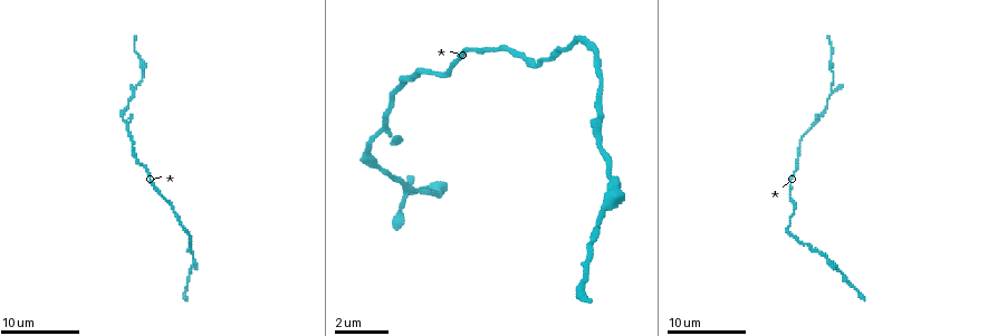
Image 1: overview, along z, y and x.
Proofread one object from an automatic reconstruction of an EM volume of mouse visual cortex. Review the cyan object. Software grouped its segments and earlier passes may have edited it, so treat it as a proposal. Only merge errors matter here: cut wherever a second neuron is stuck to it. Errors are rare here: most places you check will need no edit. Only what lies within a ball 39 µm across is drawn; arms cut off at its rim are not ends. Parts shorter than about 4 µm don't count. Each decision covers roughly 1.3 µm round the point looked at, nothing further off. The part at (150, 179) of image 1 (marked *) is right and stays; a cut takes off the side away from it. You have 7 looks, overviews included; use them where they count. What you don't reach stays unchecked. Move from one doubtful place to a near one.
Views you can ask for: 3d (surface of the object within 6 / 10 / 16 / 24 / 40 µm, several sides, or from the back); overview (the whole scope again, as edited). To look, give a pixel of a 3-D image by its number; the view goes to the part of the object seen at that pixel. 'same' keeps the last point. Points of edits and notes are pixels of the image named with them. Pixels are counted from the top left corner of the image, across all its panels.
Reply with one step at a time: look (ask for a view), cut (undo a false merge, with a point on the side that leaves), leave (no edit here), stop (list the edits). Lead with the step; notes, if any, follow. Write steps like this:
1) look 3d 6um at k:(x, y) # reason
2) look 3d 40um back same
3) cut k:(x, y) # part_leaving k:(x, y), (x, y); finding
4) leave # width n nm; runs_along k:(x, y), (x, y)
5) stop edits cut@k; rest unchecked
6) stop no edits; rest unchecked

look 3d 10um at 1:(577, 42) # calibre changes

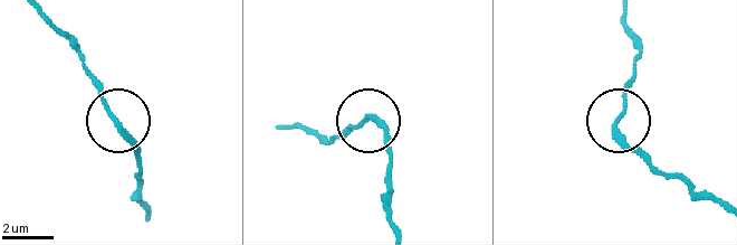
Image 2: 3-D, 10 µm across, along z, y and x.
look 3d 6um at 2:(116, 125)

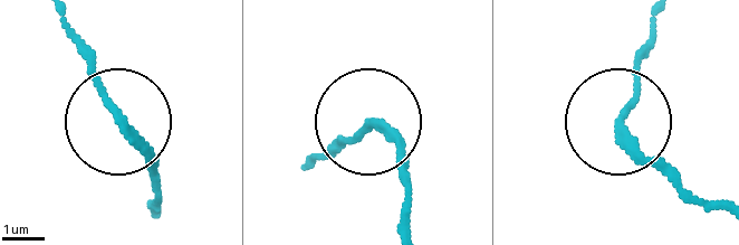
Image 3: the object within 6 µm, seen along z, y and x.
leave # one neuron here

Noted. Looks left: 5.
look 3d 10um at 1:(192, 258) # thick turns thin

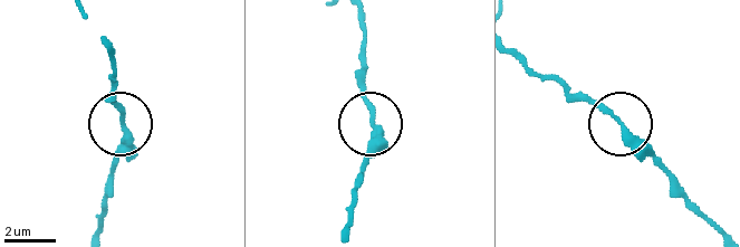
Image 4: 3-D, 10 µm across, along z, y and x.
leave # runs_along 4:(107, 45), (123, 121), (123, 146), (109, 183); continuous, no second neuron

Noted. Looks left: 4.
look 3d 10um at 1:(127, 122)

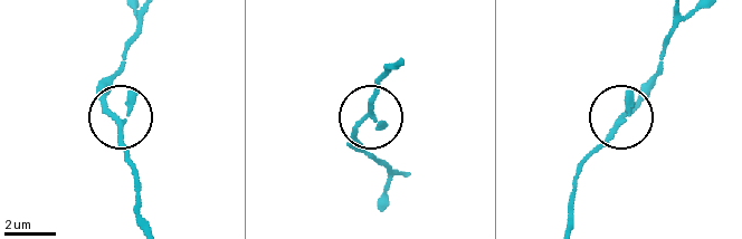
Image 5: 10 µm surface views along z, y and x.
look 3d 10um back at 5:(118, 118)

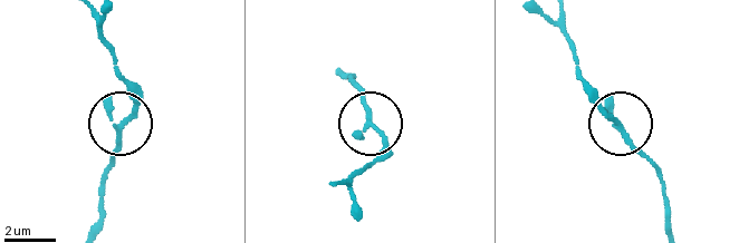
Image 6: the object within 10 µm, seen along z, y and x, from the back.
leave # width 160 nm; runs_along 6:(669, 224), (661, 174), (584, 79); one neuron here

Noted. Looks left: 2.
look 3d 6um at 1:(832, 90) # three arms meet

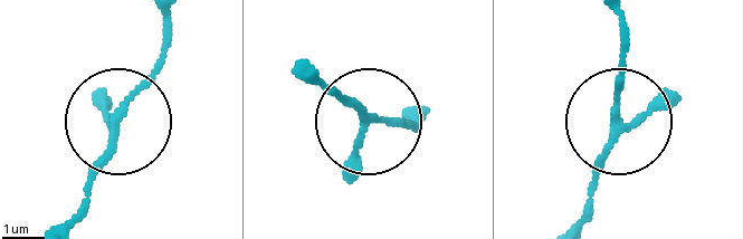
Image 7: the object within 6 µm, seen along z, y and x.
leave # runs_along 7:(579, 218), (613, 133), (625, 40); one neuron here

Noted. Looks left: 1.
stop no edits; rest unchecked

